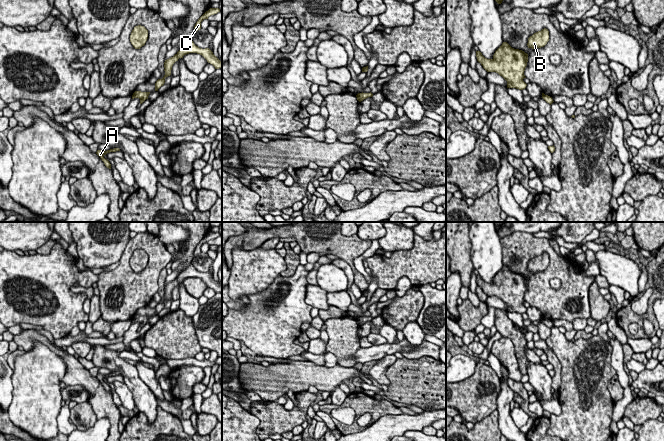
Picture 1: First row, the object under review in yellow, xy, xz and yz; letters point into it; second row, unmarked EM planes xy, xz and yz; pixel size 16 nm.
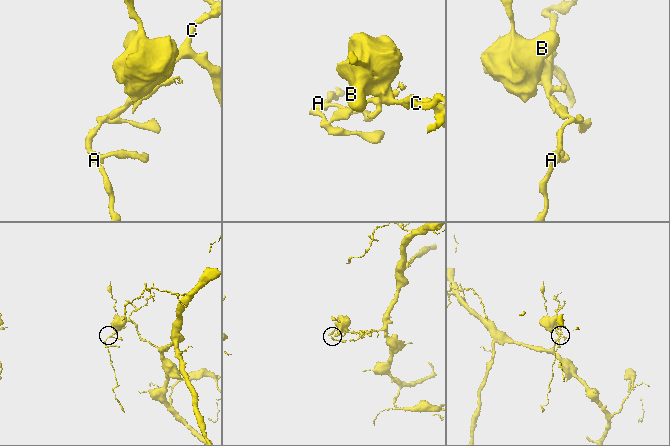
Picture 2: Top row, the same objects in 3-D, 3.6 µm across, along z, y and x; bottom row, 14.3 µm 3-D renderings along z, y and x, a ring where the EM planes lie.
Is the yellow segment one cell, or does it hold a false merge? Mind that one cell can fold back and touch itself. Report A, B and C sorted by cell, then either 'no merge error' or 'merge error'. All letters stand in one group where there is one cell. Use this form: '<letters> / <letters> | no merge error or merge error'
A B C | no merge error

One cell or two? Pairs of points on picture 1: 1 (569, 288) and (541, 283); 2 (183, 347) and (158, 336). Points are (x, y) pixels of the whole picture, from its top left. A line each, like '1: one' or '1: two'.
1: one
2: one

